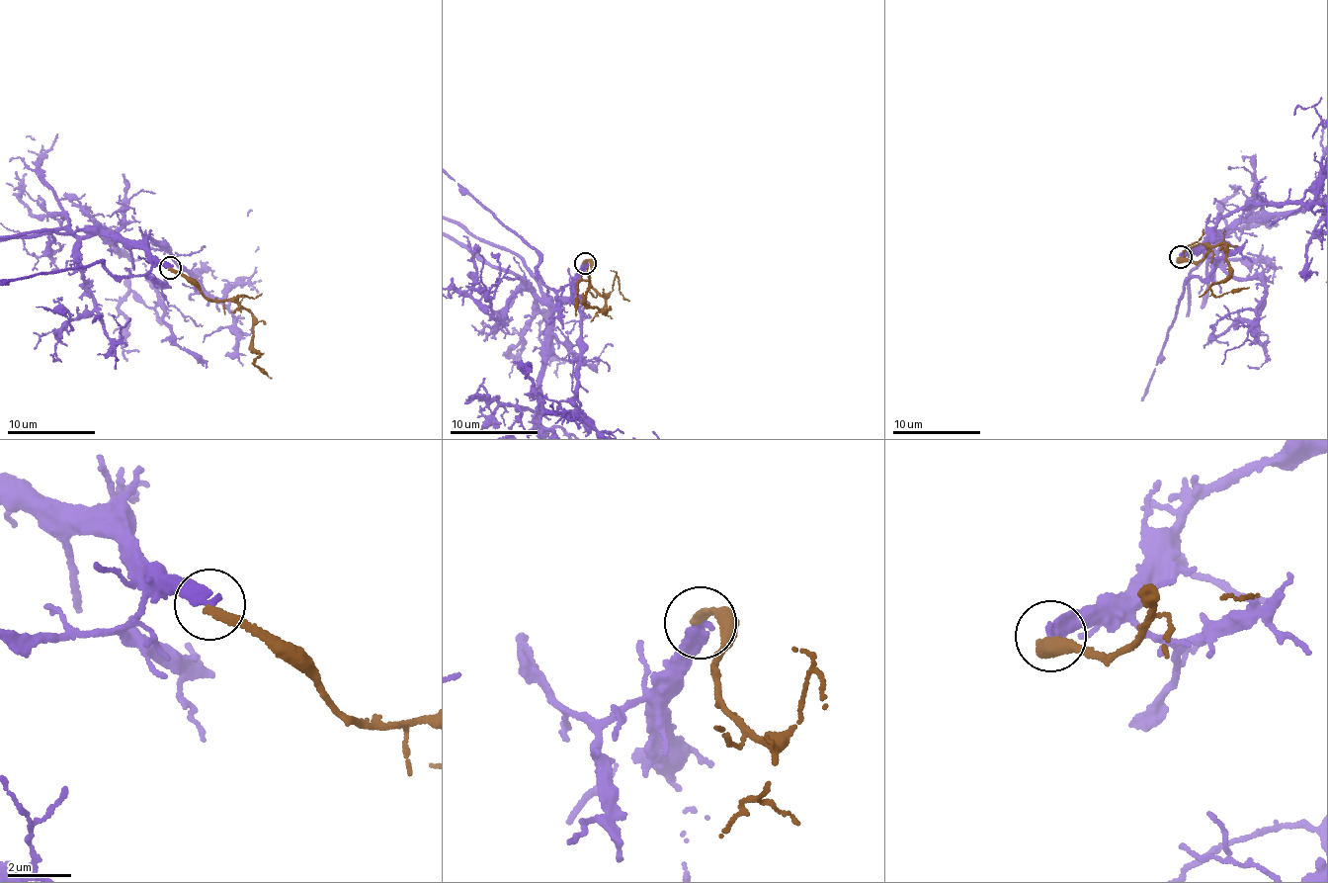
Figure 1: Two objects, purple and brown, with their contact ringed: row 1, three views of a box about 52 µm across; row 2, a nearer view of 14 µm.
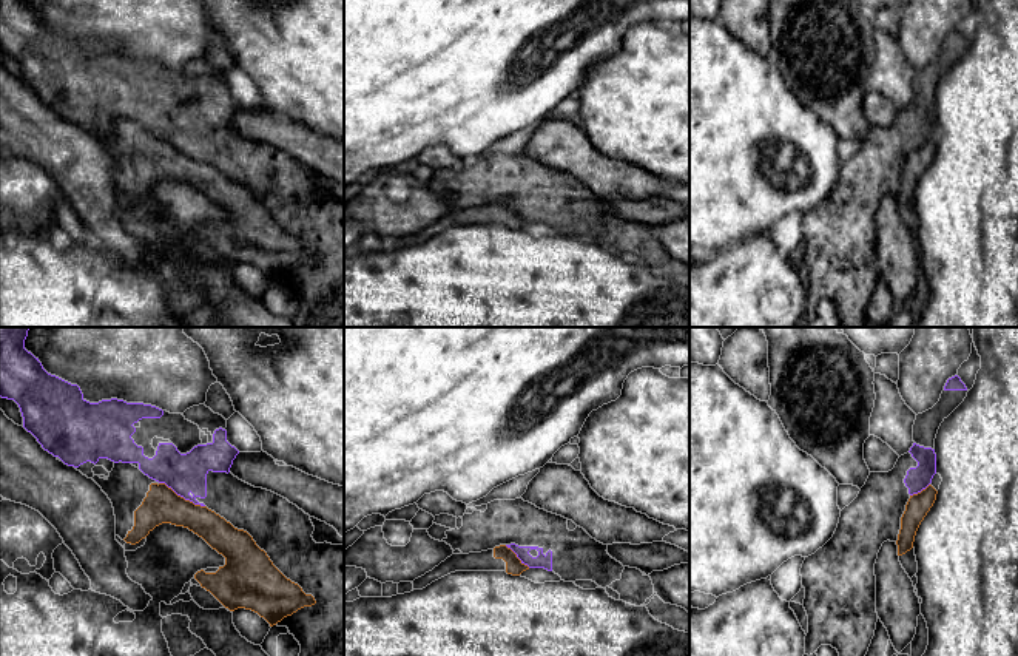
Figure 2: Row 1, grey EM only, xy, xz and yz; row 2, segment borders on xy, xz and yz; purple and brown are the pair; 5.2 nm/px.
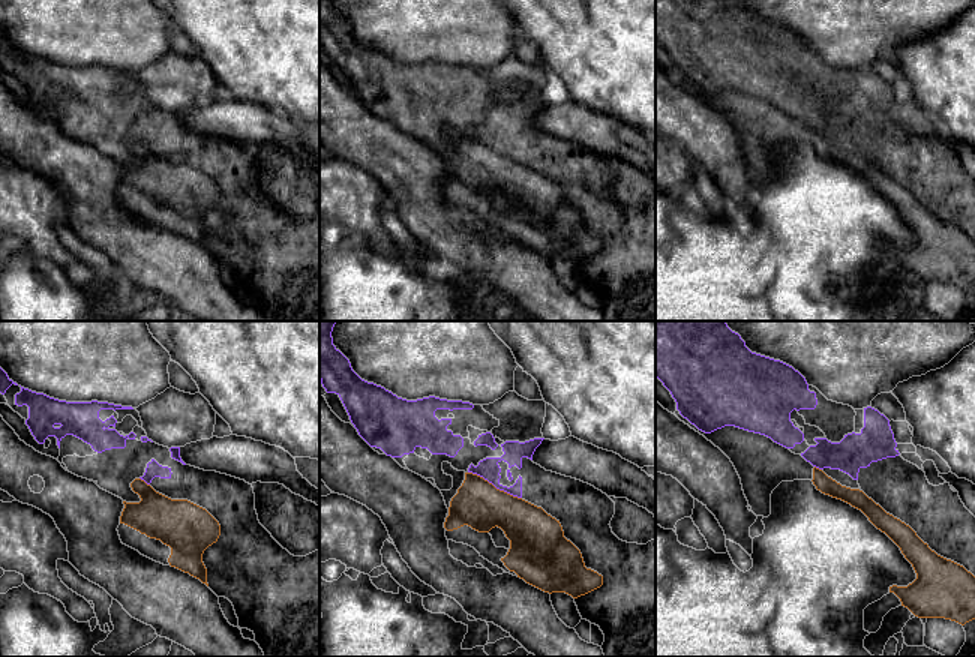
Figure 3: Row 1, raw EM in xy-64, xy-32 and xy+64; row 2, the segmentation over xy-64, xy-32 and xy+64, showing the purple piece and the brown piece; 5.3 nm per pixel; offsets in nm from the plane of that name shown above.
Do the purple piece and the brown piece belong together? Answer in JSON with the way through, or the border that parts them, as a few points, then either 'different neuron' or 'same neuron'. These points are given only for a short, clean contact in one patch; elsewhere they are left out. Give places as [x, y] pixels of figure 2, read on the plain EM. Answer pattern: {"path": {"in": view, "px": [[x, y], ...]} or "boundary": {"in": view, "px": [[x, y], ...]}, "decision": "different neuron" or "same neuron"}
{"boundary": {"in": "xy", "px": [[159, 136], [204, 161]]}, "decision": "different neuron"}

